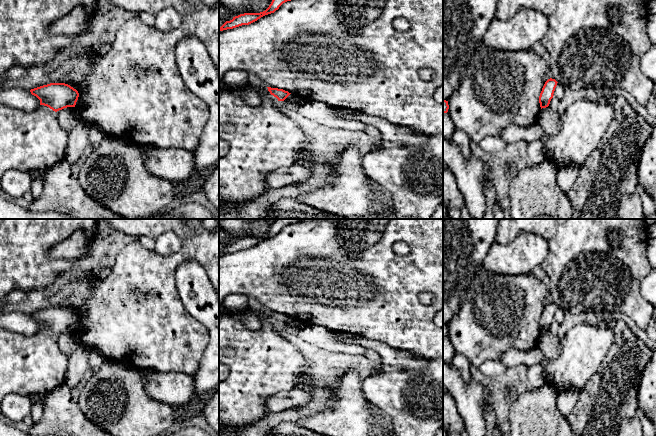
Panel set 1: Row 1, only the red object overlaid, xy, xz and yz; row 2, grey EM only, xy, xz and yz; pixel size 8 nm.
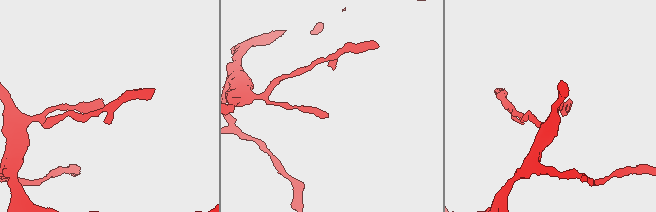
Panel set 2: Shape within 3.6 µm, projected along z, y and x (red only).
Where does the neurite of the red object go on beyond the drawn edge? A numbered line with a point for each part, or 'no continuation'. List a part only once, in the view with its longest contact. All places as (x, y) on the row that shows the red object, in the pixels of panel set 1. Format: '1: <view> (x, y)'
no continuation

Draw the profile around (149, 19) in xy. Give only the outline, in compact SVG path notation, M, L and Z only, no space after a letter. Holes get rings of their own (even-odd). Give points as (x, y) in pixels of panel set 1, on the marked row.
M139 12L136 16L150 27L155 27L155 17L147 12Z

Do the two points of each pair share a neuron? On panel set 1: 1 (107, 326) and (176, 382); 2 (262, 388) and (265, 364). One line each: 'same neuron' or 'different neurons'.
1: different neurons
2: same neuron

